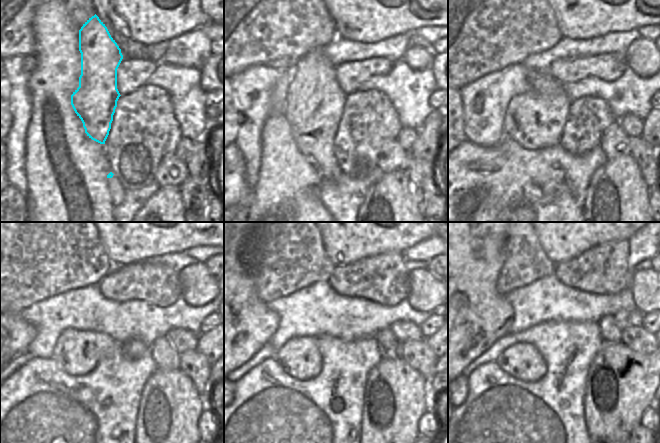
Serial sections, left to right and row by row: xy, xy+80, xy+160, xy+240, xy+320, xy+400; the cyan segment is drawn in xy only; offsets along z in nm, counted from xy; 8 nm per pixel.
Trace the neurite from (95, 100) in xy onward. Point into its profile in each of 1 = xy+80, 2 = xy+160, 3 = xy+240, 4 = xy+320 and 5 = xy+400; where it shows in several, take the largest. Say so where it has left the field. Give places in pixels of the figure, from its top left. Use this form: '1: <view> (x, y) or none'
1: xy+80 (315, 100)
2: xy+160 (535, 120)
3: xy+240 (78, 352)
4: xy+320 (300, 358)
5: xy+400 (522, 361)

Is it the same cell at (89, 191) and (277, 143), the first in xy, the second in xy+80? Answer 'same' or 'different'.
same

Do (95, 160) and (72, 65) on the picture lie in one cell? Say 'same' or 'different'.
same

